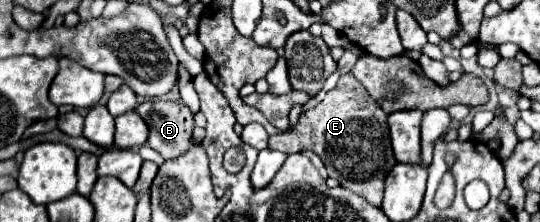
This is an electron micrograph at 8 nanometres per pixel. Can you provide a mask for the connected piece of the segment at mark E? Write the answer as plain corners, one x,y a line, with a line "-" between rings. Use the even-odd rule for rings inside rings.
353,74
341,76
339,84
327,92
325,100
299,118
295,130
271,136
269,148
285,154
303,150
317,152
327,166
329,178
335,178
343,188
363,196
373,206
381,206
385,176
397,164
389,140
387,114

